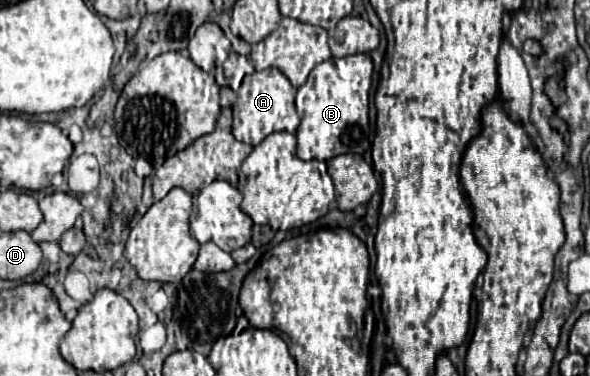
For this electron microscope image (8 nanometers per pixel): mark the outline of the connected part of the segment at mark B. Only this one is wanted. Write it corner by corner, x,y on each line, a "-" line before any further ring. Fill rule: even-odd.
369,55
331,57
319,63
303,87
299,87
295,105
301,125
297,127
297,155
305,161
329,161
341,153
365,153
369,141
369,89
373,81
373,61

